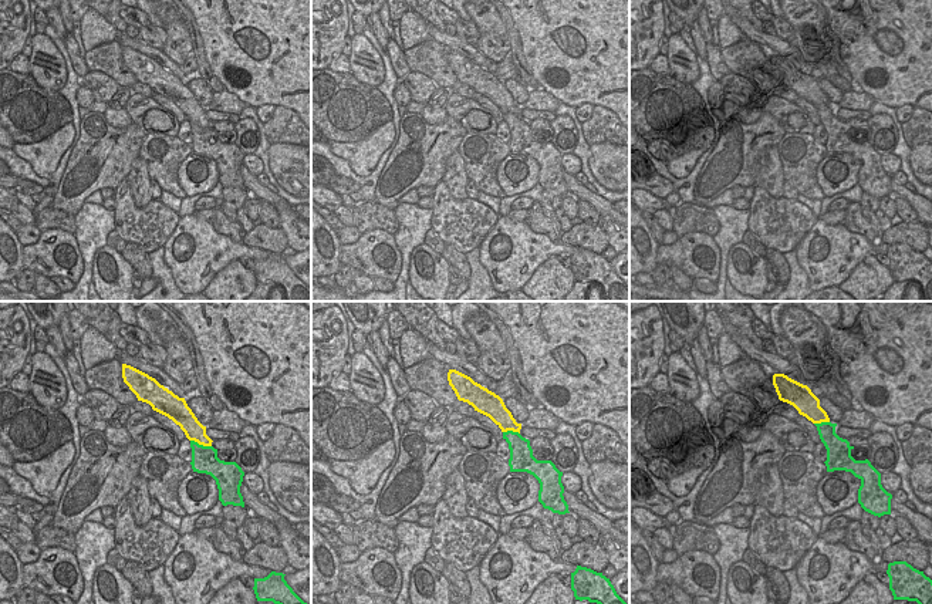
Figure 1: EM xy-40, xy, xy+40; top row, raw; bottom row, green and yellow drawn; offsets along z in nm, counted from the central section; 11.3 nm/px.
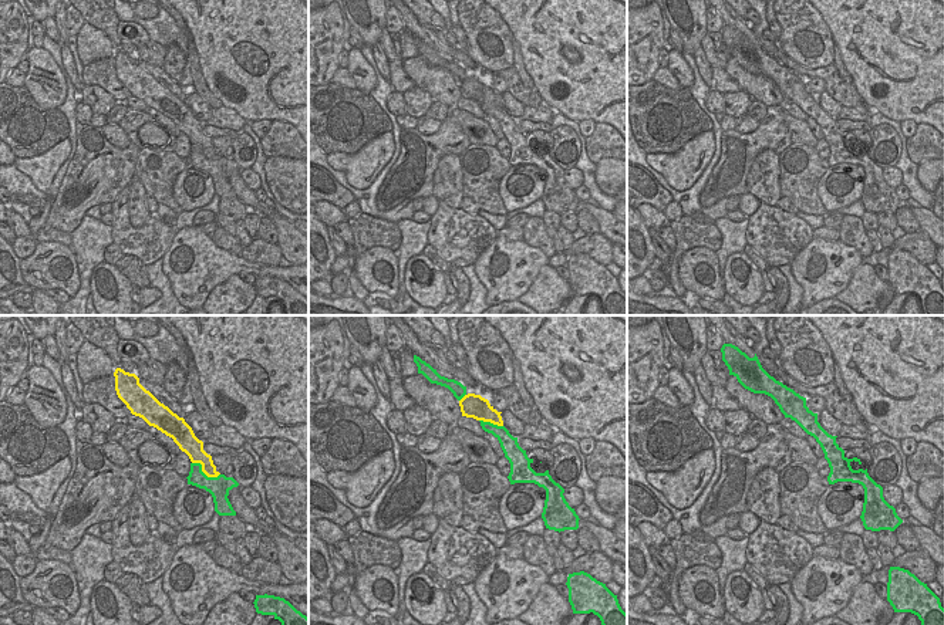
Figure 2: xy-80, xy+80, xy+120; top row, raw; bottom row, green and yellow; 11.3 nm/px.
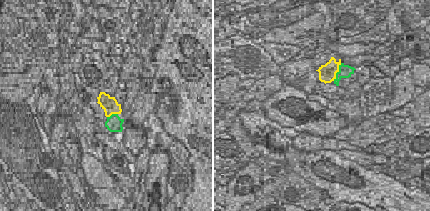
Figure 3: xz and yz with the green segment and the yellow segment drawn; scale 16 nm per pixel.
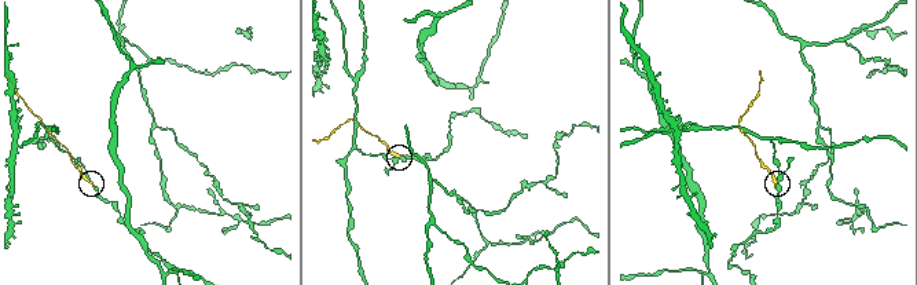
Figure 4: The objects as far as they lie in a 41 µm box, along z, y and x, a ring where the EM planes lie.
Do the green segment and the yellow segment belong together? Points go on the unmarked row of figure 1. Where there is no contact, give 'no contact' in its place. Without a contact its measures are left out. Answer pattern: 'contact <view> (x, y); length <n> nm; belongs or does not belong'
contact xy-40 (201, 127); length 260 nm; does not belong

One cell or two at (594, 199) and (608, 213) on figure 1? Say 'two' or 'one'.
one

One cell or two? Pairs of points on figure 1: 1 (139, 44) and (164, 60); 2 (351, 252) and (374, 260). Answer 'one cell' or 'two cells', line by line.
1: one cell
2: one cell

